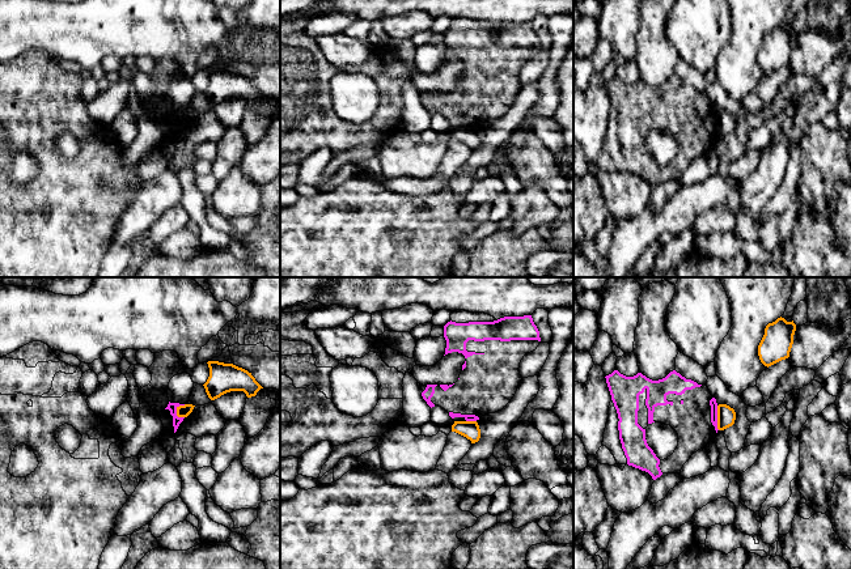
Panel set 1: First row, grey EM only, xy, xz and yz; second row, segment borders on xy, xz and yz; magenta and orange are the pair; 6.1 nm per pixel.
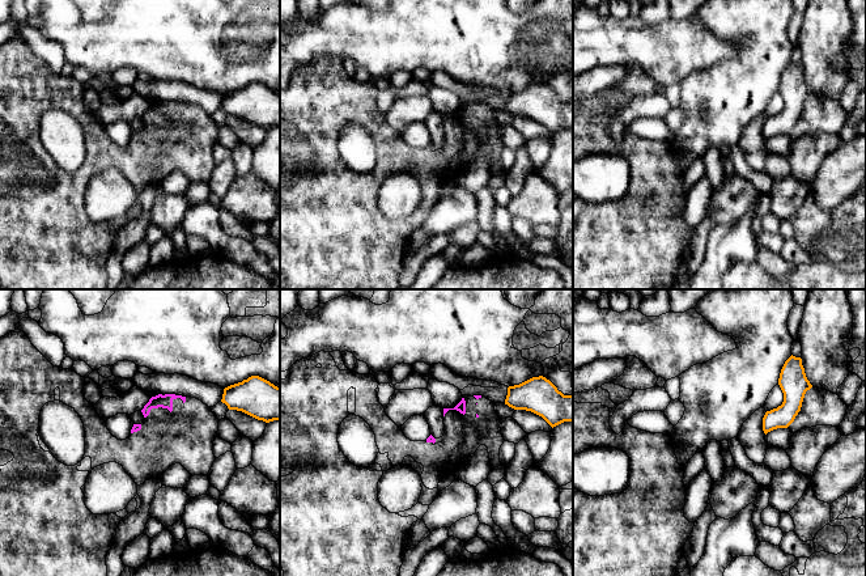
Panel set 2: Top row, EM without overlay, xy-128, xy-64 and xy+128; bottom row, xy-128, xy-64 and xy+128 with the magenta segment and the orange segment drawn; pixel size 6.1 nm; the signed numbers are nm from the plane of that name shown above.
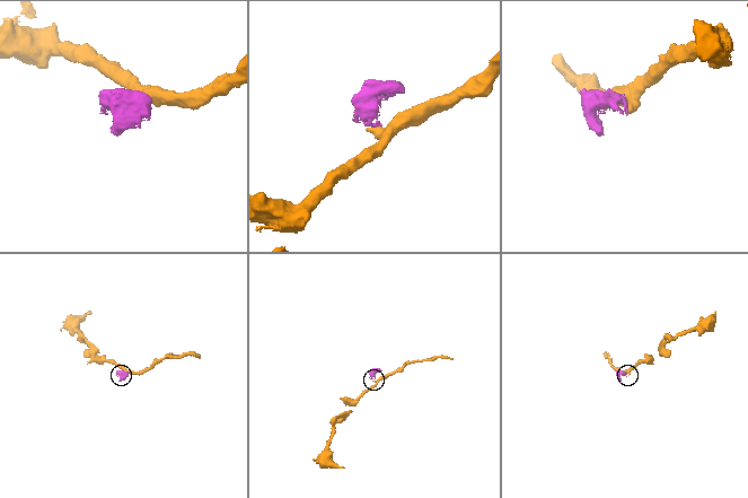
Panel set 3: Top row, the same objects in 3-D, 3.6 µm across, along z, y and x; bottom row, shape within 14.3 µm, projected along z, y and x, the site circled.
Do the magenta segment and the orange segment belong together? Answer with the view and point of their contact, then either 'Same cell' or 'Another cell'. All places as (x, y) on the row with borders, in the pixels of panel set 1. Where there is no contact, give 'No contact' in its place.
Touches magenta at yz (716, 417). Another cell

